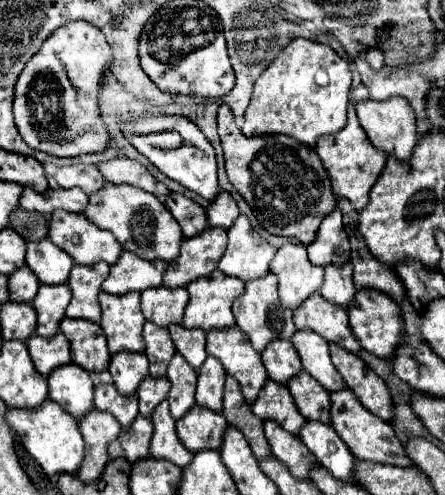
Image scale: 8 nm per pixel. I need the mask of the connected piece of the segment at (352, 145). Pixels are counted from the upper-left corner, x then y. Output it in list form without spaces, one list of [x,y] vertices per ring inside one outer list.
[[[364,85],[353,88],[350,92],[350,104],[348,104],[348,124],[344,130],[340,130],[340,134],[336,136],[322,136],[316,142],[316,152],[330,176],[332,182],[332,190],[336,196],[346,198],[356,210],[362,210],[368,204],[368,192],[374,186],[376,178],[380,176],[380,172],[386,166],[386,156],[382,156],[382,152],[378,148],[372,148],[372,142],[368,140],[364,128],[358,122],[356,116],[356,102],[362,102],[368,98],[368,90]]]

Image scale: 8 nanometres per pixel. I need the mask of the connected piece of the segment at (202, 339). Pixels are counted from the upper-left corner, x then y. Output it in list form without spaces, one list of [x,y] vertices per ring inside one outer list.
[[[170,324],[168,326],[170,330],[170,336],[172,336],[172,342],[178,350],[178,354],[184,356],[184,360],[194,368],[198,370],[204,360],[206,360],[206,332],[200,332],[198,328],[196,330],[188,330],[180,324]]]

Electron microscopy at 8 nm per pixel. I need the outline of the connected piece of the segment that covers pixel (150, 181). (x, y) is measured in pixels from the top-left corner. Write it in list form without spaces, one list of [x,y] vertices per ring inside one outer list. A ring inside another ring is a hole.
[[[116,158],[110,162],[98,164],[98,168],[100,168],[102,176],[106,178],[106,182],[110,182],[110,184],[130,184],[130,186],[142,188],[154,196],[170,194],[170,190],[162,182],[152,178],[150,172],[140,162],[134,162],[128,158]]]

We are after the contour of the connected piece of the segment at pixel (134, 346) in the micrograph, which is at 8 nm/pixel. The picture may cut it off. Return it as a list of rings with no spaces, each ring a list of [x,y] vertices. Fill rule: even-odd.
[[[100,292],[102,306],[102,330],[108,340],[110,354],[116,352],[144,352],[142,326],[144,316],[140,310],[140,294],[128,292],[128,296],[112,296]]]

